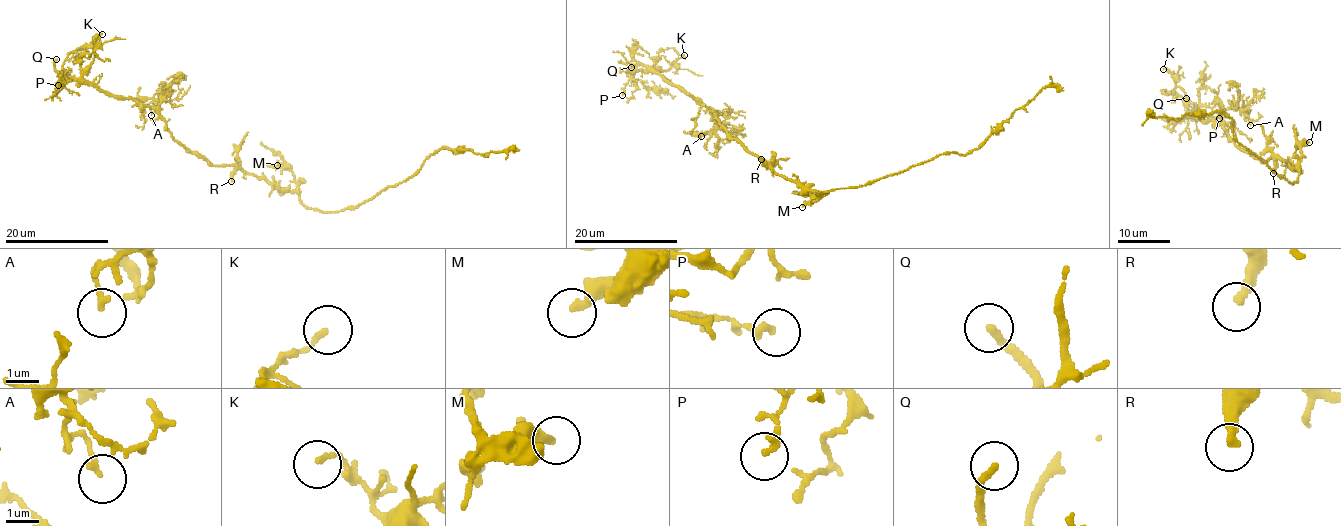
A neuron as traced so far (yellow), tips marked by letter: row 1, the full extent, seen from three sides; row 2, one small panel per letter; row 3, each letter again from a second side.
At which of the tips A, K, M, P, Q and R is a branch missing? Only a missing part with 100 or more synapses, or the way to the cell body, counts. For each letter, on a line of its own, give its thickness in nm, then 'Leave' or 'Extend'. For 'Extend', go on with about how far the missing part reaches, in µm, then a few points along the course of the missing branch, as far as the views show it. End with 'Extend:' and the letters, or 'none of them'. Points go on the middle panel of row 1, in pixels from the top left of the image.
A: Thickness 150 nm. Leave
K: Thickness 150 nm. Leave
M: Thickness 280 nm. Leave
P: Thickness 240 nm. Leave
Q: Thickness 240 nm. Extend. Missing length about 45 µm
R: Thickness 280 nm. Leave
Extend: Q

